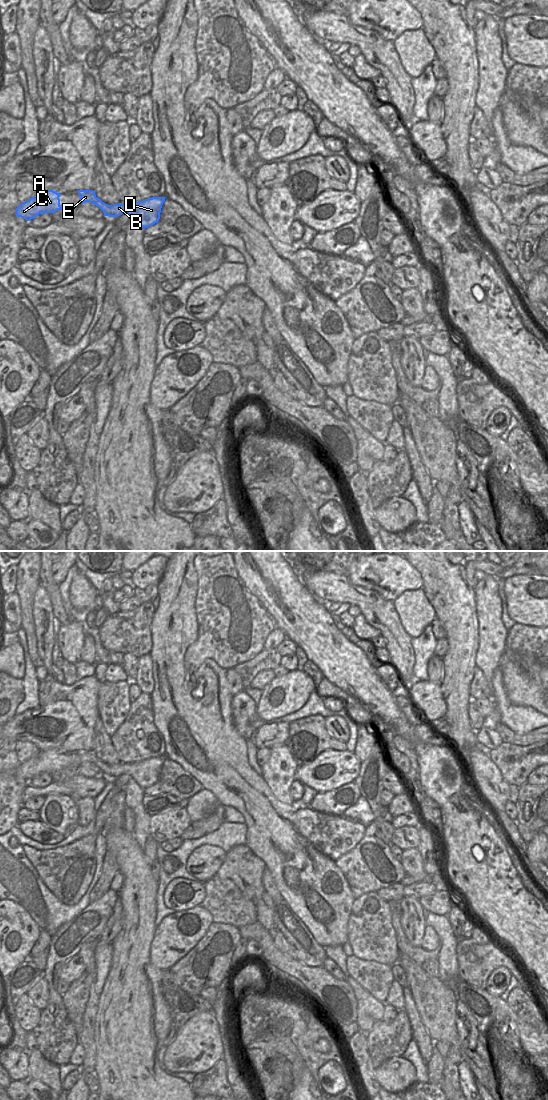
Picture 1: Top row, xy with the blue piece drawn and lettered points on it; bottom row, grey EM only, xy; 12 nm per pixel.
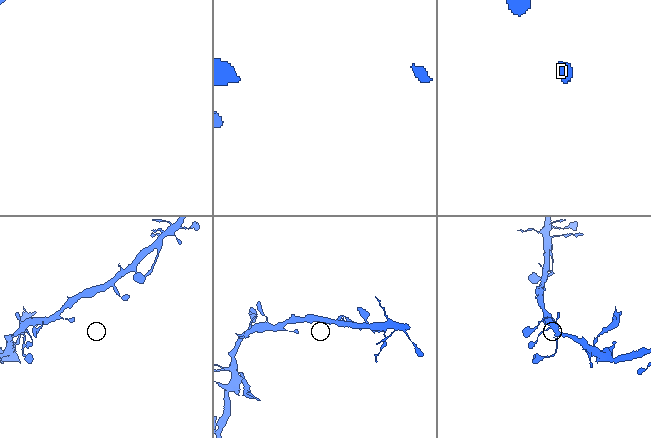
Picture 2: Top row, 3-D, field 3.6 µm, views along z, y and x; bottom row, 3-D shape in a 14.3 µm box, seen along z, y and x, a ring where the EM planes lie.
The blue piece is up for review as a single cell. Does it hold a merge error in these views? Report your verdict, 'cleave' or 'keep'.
keep

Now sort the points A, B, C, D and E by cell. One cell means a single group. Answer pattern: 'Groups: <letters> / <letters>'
Groups: A B C D E

